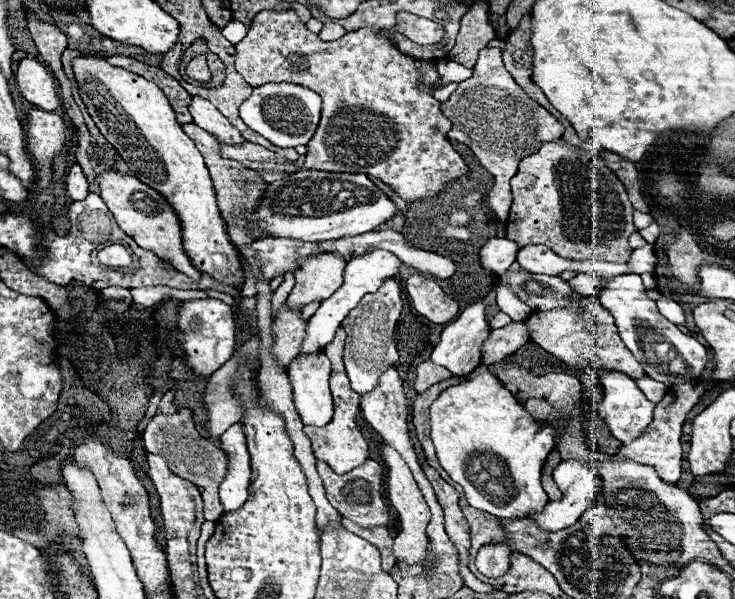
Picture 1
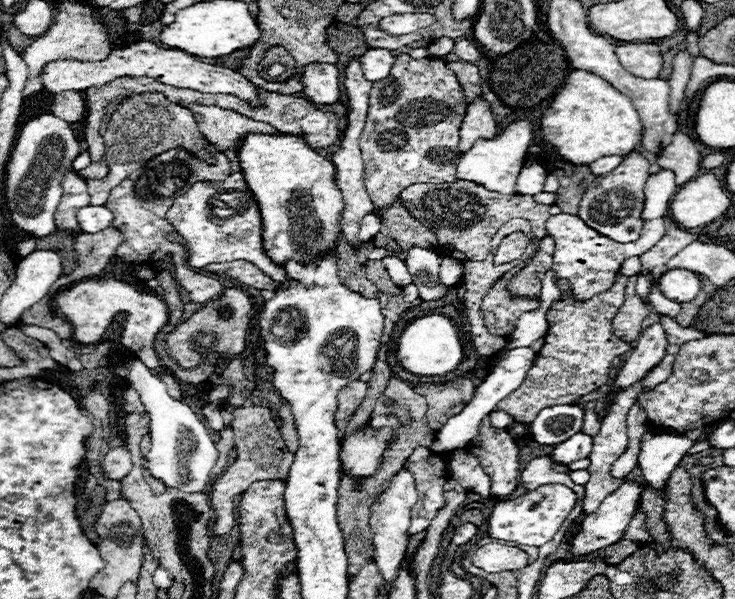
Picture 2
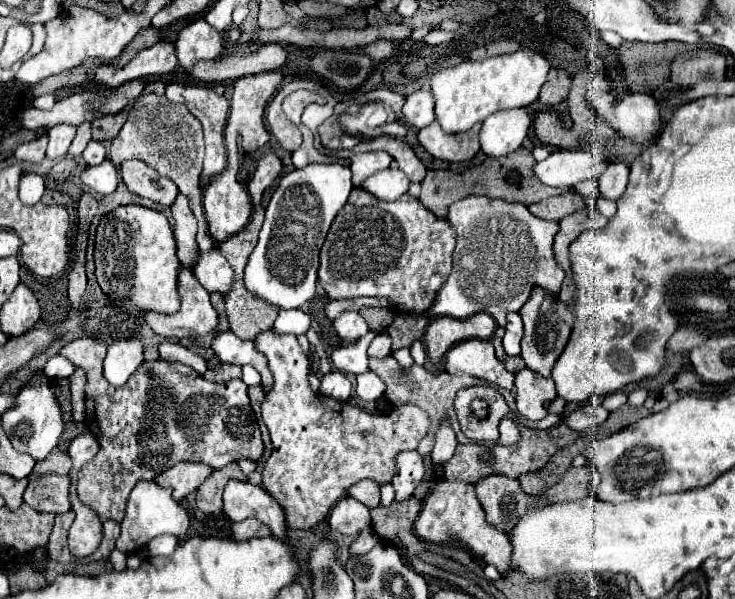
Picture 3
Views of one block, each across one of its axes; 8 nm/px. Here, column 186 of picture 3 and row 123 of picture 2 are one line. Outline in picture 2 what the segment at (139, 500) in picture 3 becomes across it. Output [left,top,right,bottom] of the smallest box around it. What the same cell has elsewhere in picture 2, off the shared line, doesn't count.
[456,120,532,194]

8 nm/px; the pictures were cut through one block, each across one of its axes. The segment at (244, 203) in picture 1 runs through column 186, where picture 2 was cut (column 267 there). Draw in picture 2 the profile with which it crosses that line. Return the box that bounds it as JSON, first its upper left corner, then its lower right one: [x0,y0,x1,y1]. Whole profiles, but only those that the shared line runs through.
[188,104,278,152]

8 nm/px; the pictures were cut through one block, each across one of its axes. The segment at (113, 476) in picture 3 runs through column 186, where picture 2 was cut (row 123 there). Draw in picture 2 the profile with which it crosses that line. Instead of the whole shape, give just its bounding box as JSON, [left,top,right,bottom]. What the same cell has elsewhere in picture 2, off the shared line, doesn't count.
[360,54,466,208]

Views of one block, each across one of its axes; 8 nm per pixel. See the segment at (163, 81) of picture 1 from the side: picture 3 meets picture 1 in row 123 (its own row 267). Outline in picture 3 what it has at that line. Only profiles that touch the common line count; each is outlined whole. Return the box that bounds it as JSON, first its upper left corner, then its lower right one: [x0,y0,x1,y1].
[144,266,218,338]

